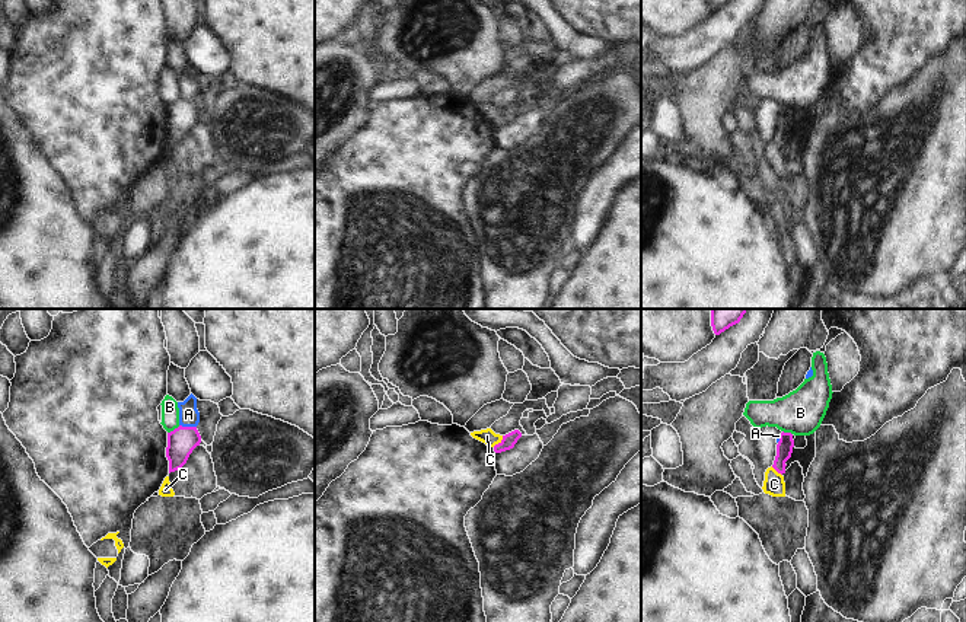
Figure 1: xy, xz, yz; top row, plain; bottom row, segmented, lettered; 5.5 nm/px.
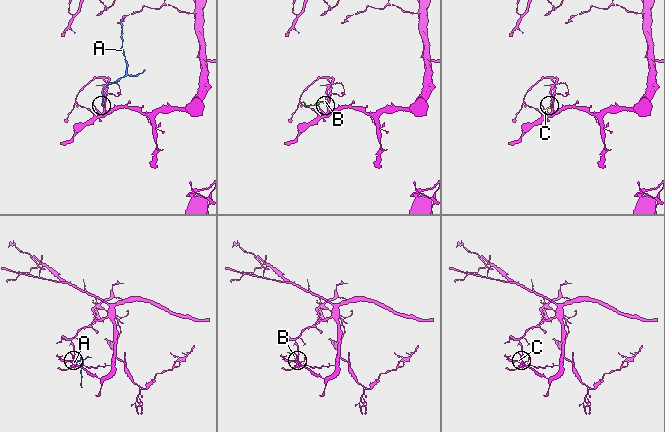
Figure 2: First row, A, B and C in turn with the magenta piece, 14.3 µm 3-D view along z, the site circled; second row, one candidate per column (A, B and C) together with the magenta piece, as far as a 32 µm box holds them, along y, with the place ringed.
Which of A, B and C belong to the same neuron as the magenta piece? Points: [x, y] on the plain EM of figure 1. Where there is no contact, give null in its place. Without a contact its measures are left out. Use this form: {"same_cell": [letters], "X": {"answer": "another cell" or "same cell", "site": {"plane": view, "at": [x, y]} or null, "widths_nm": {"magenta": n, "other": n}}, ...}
{"same_cell": [], "A": {"answer": "another cell", "site": {"plane": "xy", "at": [188, 101]}, "widths_nm": {"magenta": 160, "other": 110}}, "B": {"answer": "another cell", "site": {"plane": "xy", "at": [175, 102]}, "widths_nm": {"magenta": 160, "other": 100}}, "C": {"answer": "another cell", "site": {"plane": "xz", "at": [499, 117]}, "widths_nm": {"magenta": 80, "other": 80}}}

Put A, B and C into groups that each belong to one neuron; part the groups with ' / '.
A / B / C

